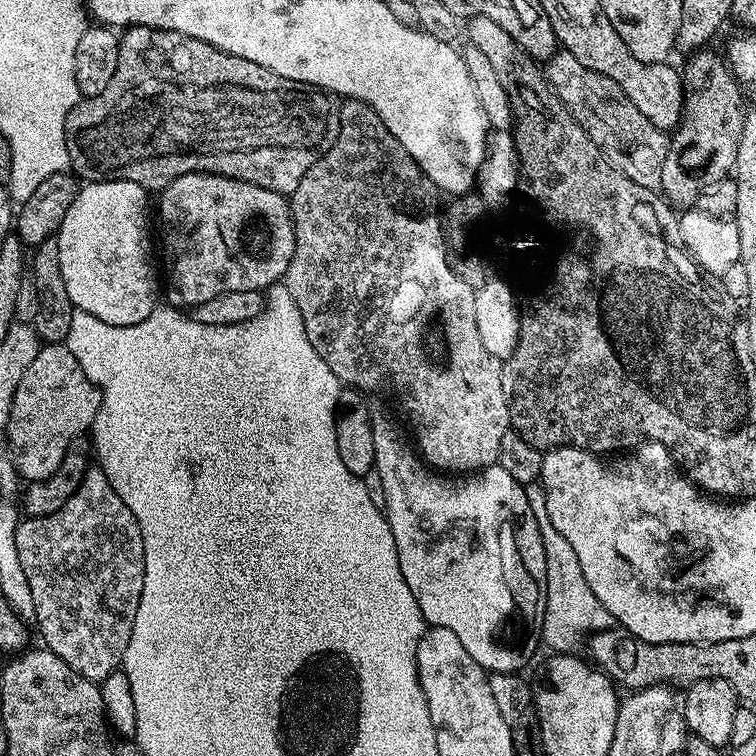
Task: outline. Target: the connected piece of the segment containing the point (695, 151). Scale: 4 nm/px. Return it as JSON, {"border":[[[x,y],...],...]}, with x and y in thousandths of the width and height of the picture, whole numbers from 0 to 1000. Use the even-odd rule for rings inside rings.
{"border":[[[922,66],[914,70],[909,75],[910,86],[902,90],[907,118],[903,157],[888,176],[872,247],[878,263],[890,272],[919,271],[938,245],[964,237],[966,229],[974,221],[976,190],[981,188],[987,147],[985,123],[968,99],[959,75],[954,70],[951,74],[947,69],[937,67],[942,66]]]}

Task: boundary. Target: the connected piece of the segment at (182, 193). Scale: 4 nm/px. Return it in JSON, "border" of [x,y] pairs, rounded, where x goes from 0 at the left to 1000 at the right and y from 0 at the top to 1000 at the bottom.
{"border":[[[258,228],[257,230],[241,230],[241,235],[230,235],[230,241],[225,241],[210,255],[212,259],[212,317],[209,312],[209,323],[217,327],[217,354],[214,349],[214,376],[222,380],[222,397],[221,401],[234,410],[253,410],[261,407],[267,399],[278,399],[278,394],[292,392],[300,386],[341,386],[348,388],[351,384],[360,380],[362,376],[369,376],[380,366],[381,353],[384,352],[384,341],[389,341],[389,325],[392,316],[389,315],[389,294],[386,292],[386,271],[382,261],[373,254],[364,254],[362,251],[352,251],[347,246],[336,246],[331,241],[320,241],[310,235],[299,235],[298,233],[284,233],[276,228]]]}

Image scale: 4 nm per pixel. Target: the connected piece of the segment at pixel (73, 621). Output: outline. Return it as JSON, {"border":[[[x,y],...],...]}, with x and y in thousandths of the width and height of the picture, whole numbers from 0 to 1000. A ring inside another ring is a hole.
{"border":[[[122,616],[118,618],[108,643],[103,643],[98,659],[93,659],[93,664],[87,664],[87,669],[82,669],[82,675],[65,683],[28,687],[21,702],[21,716],[24,717],[24,739],[29,742],[34,770],[40,770],[40,786],[45,786],[45,807],[48,808],[45,825],[46,829],[53,829],[53,841],[58,845],[54,847],[57,856],[62,857],[65,862],[77,865],[77,870],[82,870],[82,876],[87,876],[87,881],[93,881],[99,889],[108,892],[108,897],[134,902],[163,880],[167,854],[172,849],[172,833],[177,833],[177,812],[183,812],[183,791],[188,791],[190,718],[188,717],[188,701],[183,696],[177,680],[169,673],[167,664],[161,664],[161,659],[156,659],[151,643],[140,632],[138,623],[130,616]]]}

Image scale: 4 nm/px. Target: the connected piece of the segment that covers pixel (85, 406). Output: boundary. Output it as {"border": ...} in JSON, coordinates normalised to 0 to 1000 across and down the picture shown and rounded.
{"border":[[[58,455],[40,479],[24,521],[13,537],[11,601],[33,636],[60,635],[77,622],[77,611],[87,606],[91,593],[106,575],[120,567],[132,541],[134,515],[108,489],[103,474],[83,455]]]}

